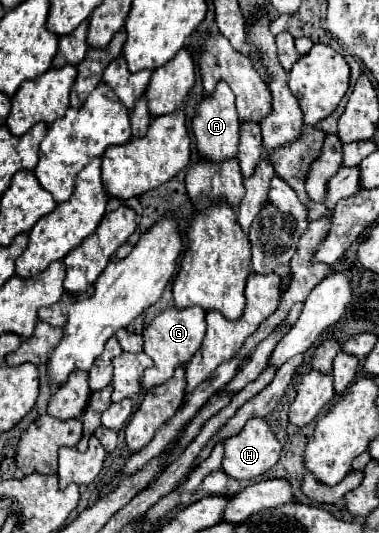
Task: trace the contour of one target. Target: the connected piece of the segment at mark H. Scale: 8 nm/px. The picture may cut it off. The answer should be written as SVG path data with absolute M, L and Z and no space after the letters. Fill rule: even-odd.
M263 418L247 420L243 430L225 440L223 472L235 480L251 480L273 468L281 444Z

